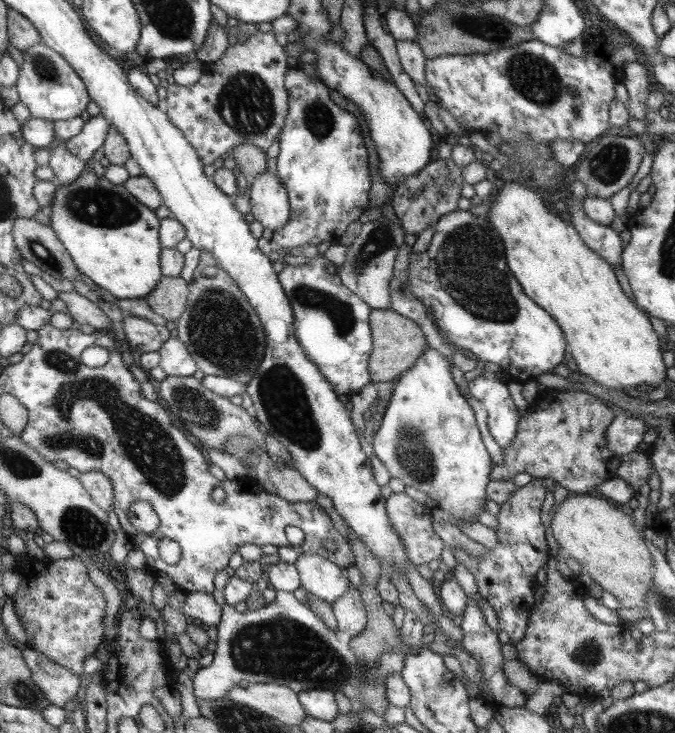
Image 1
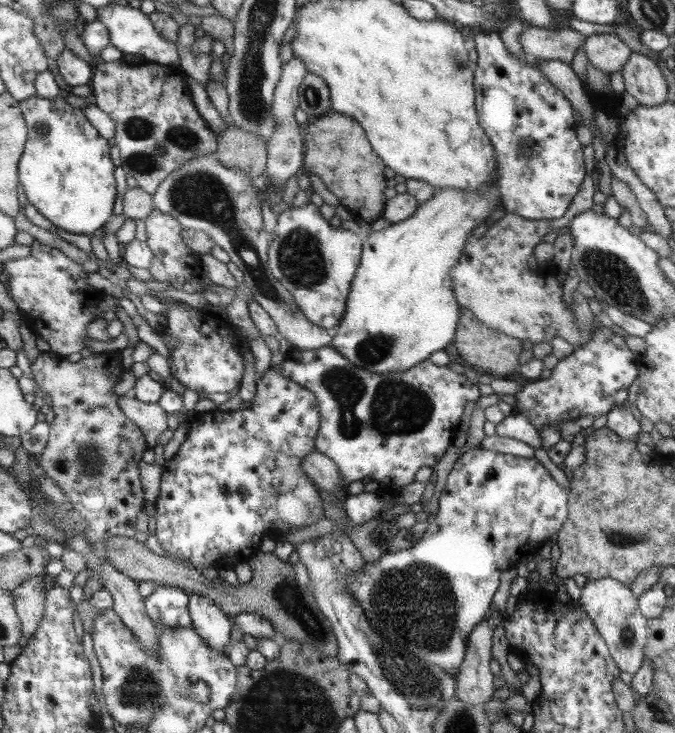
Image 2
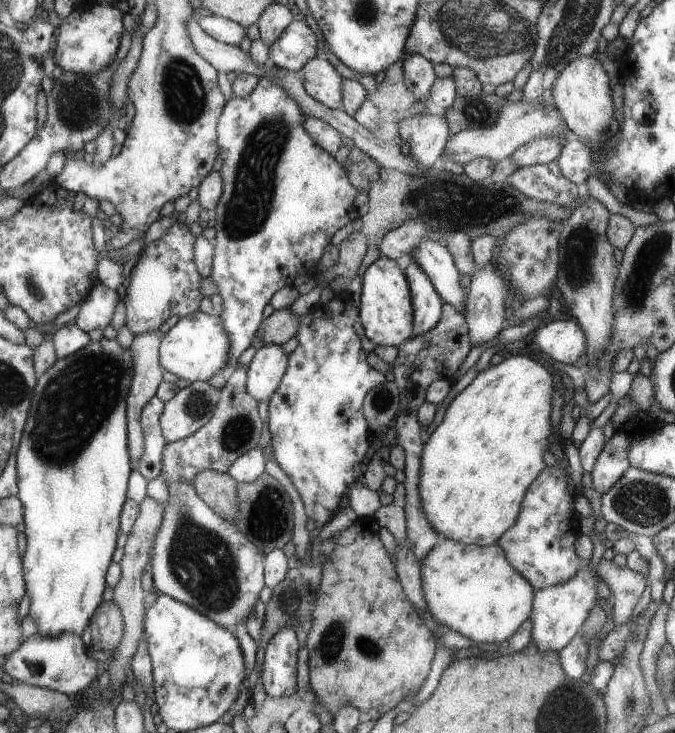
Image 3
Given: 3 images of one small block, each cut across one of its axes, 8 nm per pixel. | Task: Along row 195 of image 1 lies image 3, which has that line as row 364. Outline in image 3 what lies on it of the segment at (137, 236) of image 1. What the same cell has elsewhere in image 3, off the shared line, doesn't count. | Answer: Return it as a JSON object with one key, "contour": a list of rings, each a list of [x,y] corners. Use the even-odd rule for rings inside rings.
{"contour":[[[102,336],[99,342],[86,344],[69,356],[59,358],[42,372],[37,378],[36,389],[32,392],[31,404],[28,408],[28,417],[24,422],[24,432],[21,433],[18,446],[13,450],[16,466],[17,494],[23,510],[23,520],[20,528],[26,536],[25,553],[22,557],[24,593],[29,596],[29,611],[31,620],[37,626],[37,632],[41,636],[57,636],[61,632],[69,632],[80,636],[83,628],[88,626],[89,618],[96,612],[97,606],[105,602],[105,590],[109,590],[105,582],[107,567],[113,564],[113,554],[117,554],[117,538],[121,538],[121,509],[125,501],[129,500],[129,474],[133,474],[133,462],[128,453],[128,431],[127,431],[127,398],[129,385],[132,382],[133,364],[129,356],[129,348],[123,349],[117,344],[115,338]]]}

